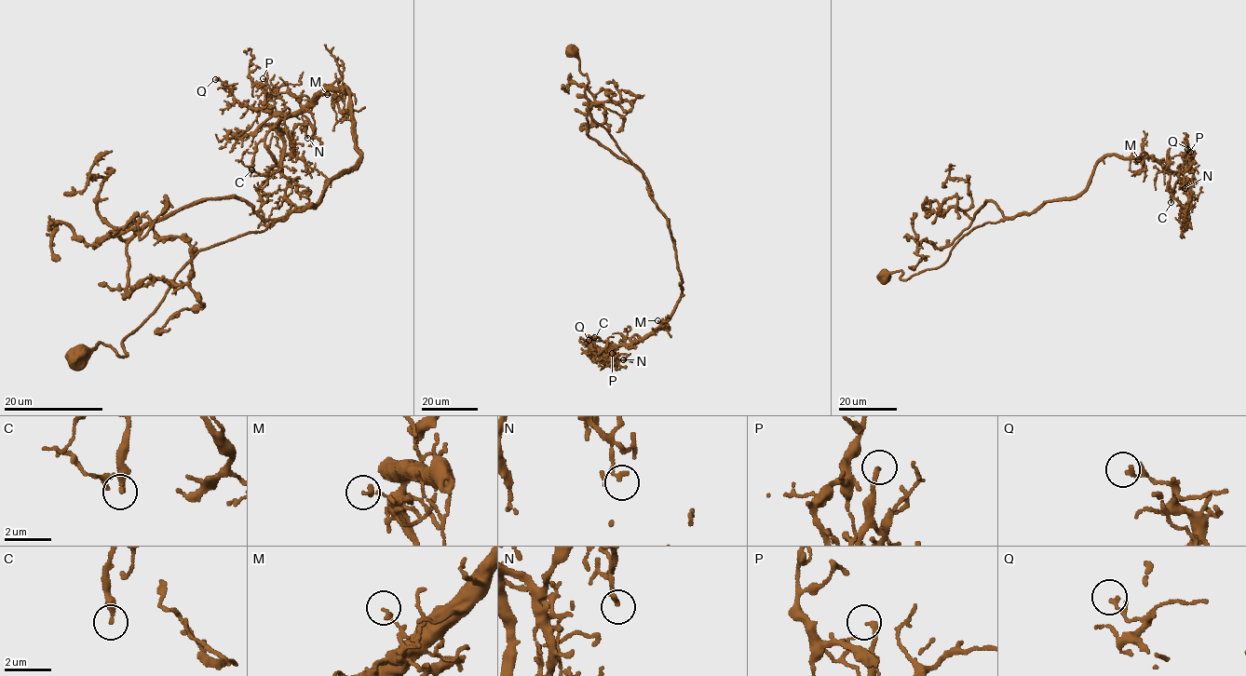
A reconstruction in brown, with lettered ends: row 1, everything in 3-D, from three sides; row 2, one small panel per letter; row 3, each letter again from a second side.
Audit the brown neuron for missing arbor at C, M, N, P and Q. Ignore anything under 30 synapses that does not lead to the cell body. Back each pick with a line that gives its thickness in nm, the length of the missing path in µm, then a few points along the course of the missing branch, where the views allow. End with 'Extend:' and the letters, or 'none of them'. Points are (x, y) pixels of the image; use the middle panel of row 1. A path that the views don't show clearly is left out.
P: calibre 200 nm; missing 6 µm
Extend: P

